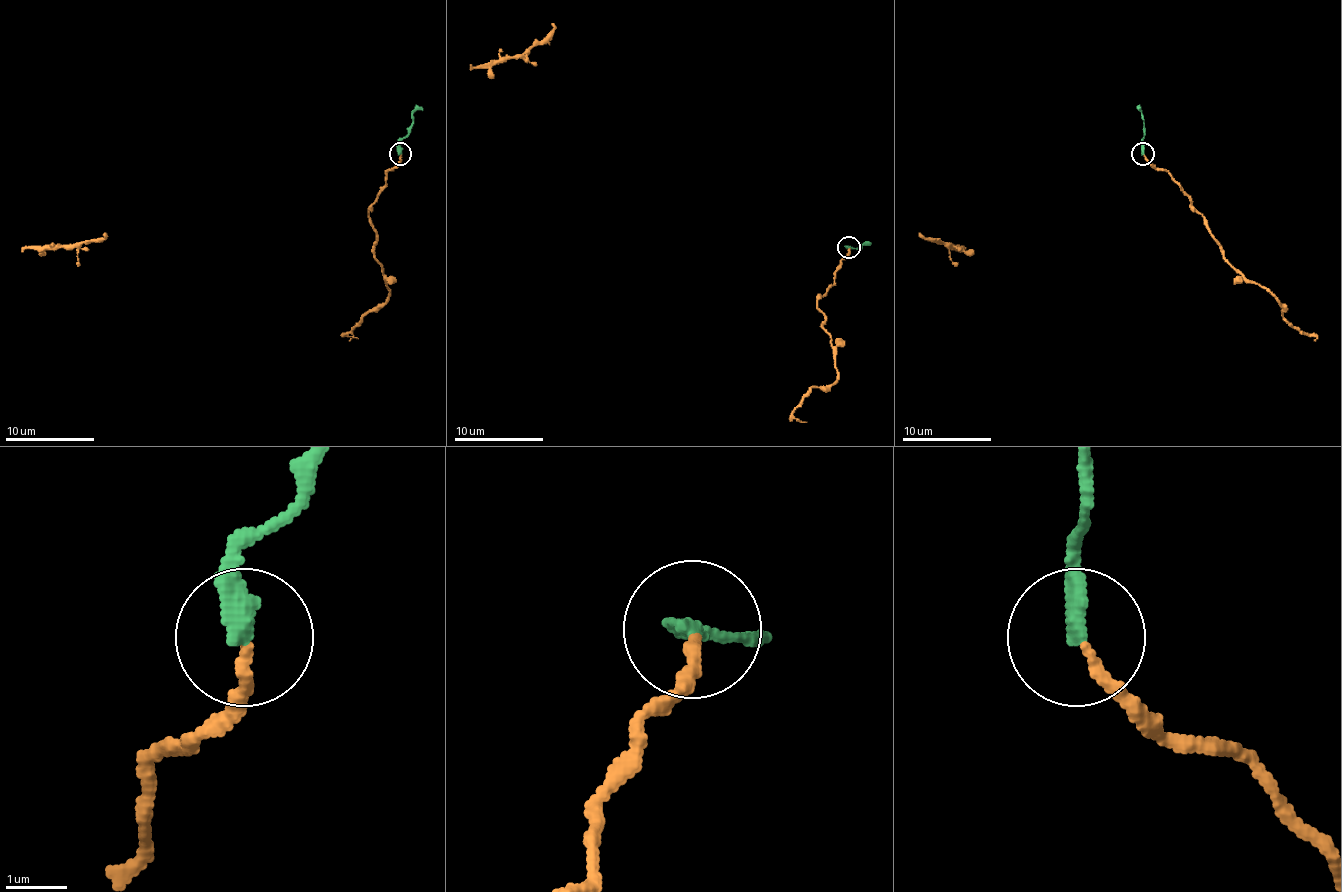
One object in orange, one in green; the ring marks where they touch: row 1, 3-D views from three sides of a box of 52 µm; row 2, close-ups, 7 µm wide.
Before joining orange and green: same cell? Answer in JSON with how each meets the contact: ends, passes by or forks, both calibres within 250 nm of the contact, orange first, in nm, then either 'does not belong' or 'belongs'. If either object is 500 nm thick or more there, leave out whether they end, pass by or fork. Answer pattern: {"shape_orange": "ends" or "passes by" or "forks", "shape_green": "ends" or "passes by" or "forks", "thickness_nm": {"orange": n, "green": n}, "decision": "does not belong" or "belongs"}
{"shape_orange": "ends", "shape_green": "ends", "thickness_nm": {"orange": 180, "green": 320}, "decision": "does not belong"}

